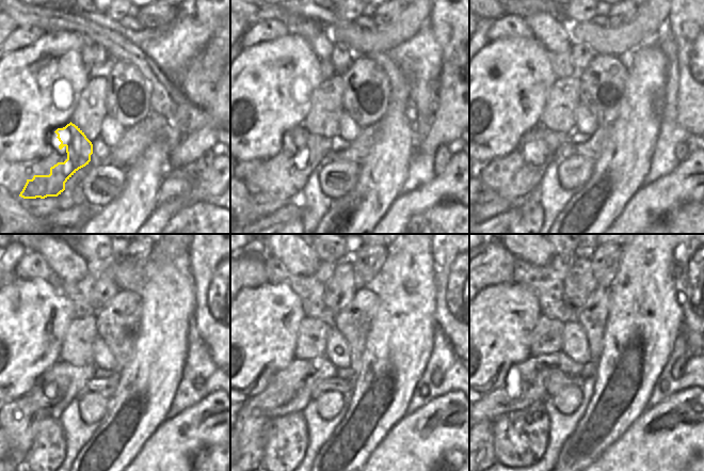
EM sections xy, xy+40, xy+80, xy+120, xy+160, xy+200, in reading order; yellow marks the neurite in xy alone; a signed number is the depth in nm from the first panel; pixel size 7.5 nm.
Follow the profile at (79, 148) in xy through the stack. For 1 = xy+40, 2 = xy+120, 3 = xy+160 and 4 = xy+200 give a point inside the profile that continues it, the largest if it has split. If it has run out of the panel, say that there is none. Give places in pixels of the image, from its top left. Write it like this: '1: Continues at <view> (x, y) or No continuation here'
1: Continues at xy+40 (289, 186)
2: Continues at xy+120 (21, 442)
3: Continues at xy+160 (252, 445)
4: Continues at xy+200 (491, 436).

